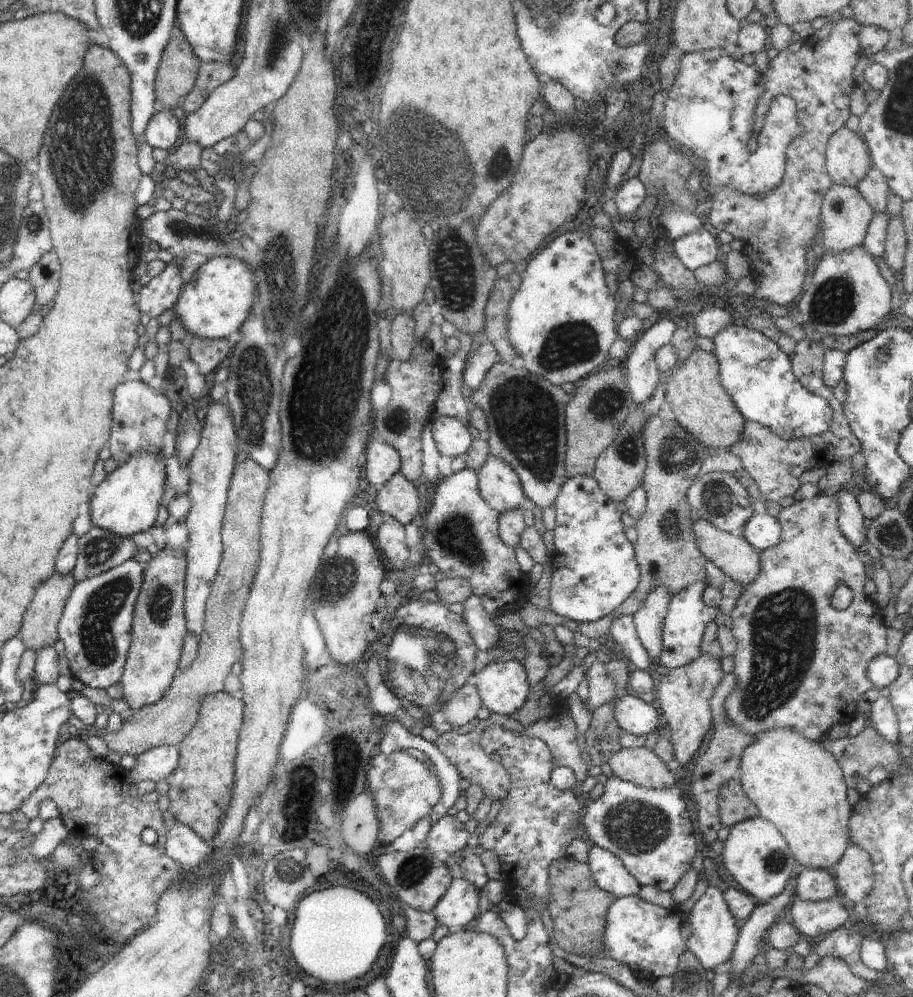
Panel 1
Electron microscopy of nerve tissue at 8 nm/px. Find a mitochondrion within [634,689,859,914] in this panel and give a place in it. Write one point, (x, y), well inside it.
(776, 860)

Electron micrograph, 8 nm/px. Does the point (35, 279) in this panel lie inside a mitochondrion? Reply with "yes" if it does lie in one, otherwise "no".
no

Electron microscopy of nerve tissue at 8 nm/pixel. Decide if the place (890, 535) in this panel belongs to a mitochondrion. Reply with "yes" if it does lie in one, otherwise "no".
yes

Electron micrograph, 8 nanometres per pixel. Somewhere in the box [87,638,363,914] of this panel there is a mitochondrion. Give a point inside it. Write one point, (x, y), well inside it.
(287, 866)

